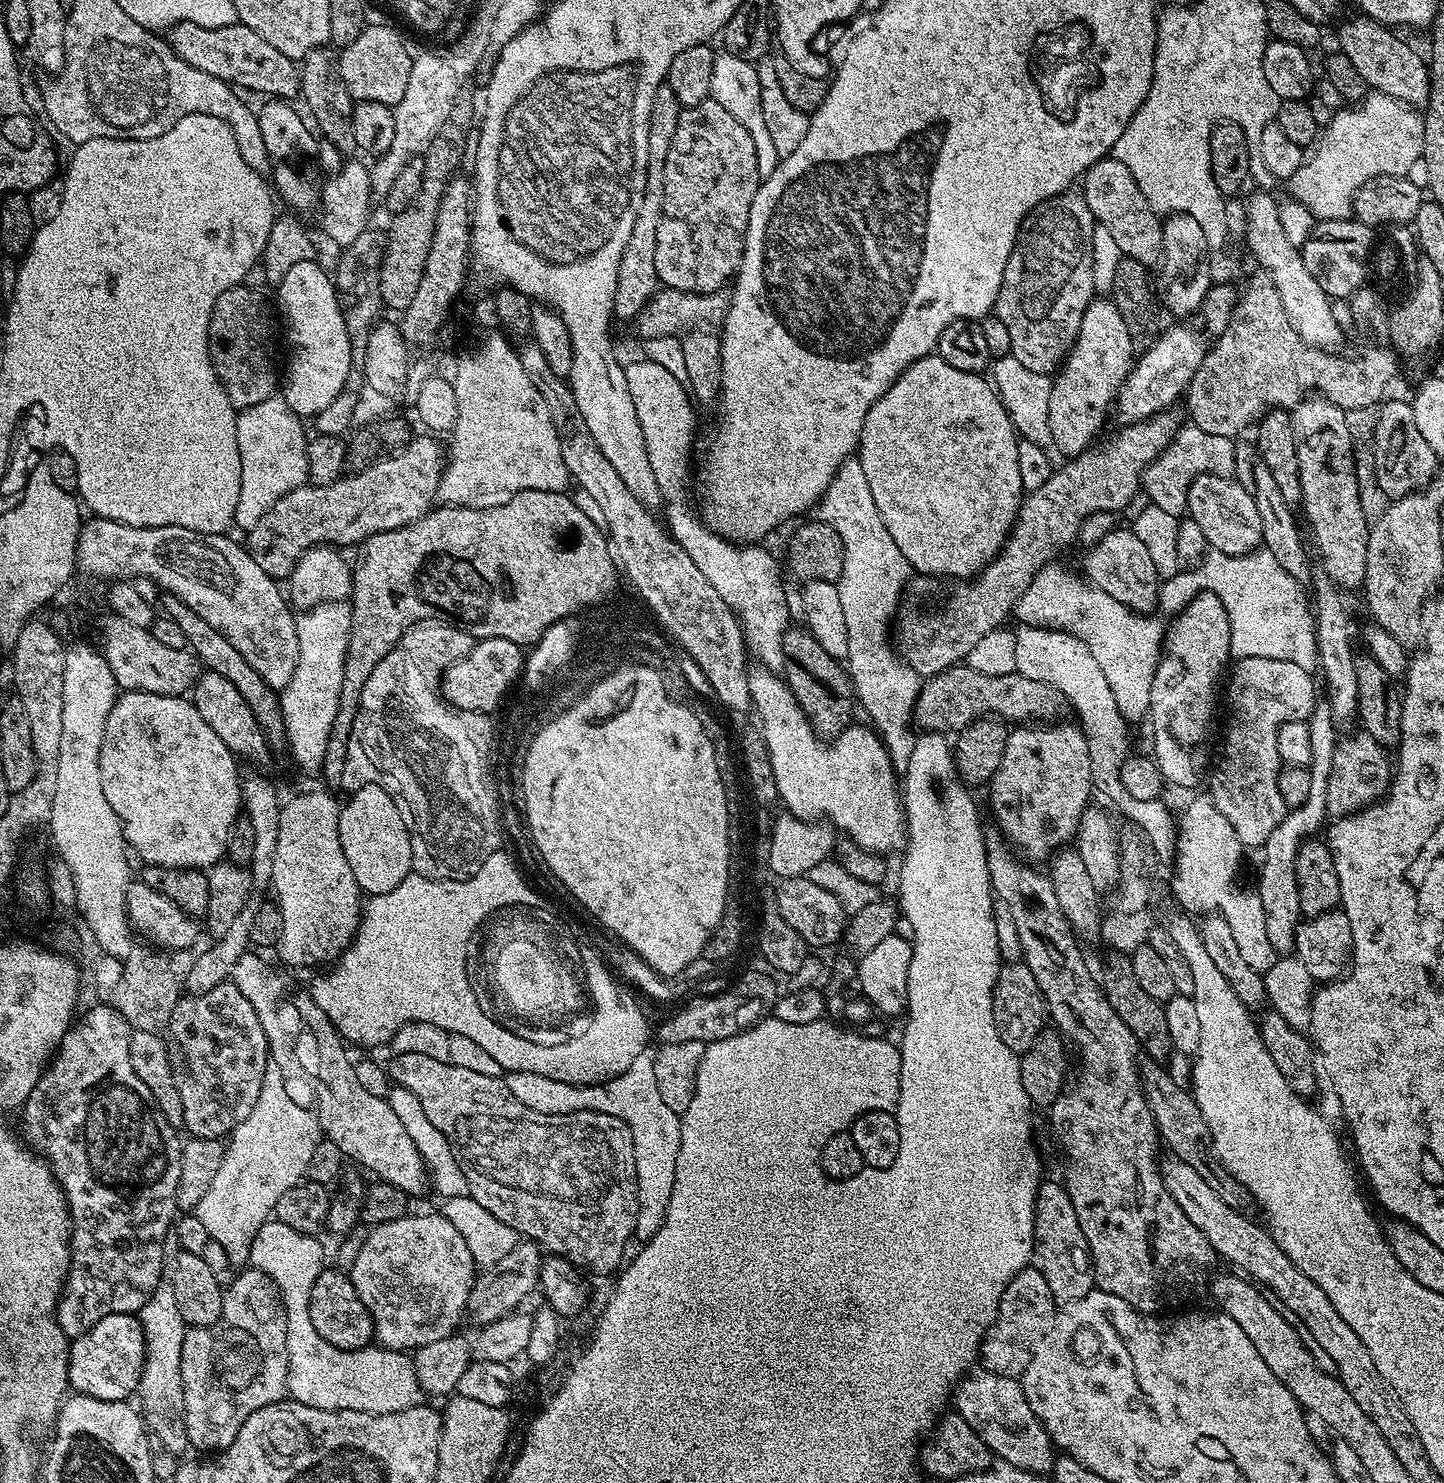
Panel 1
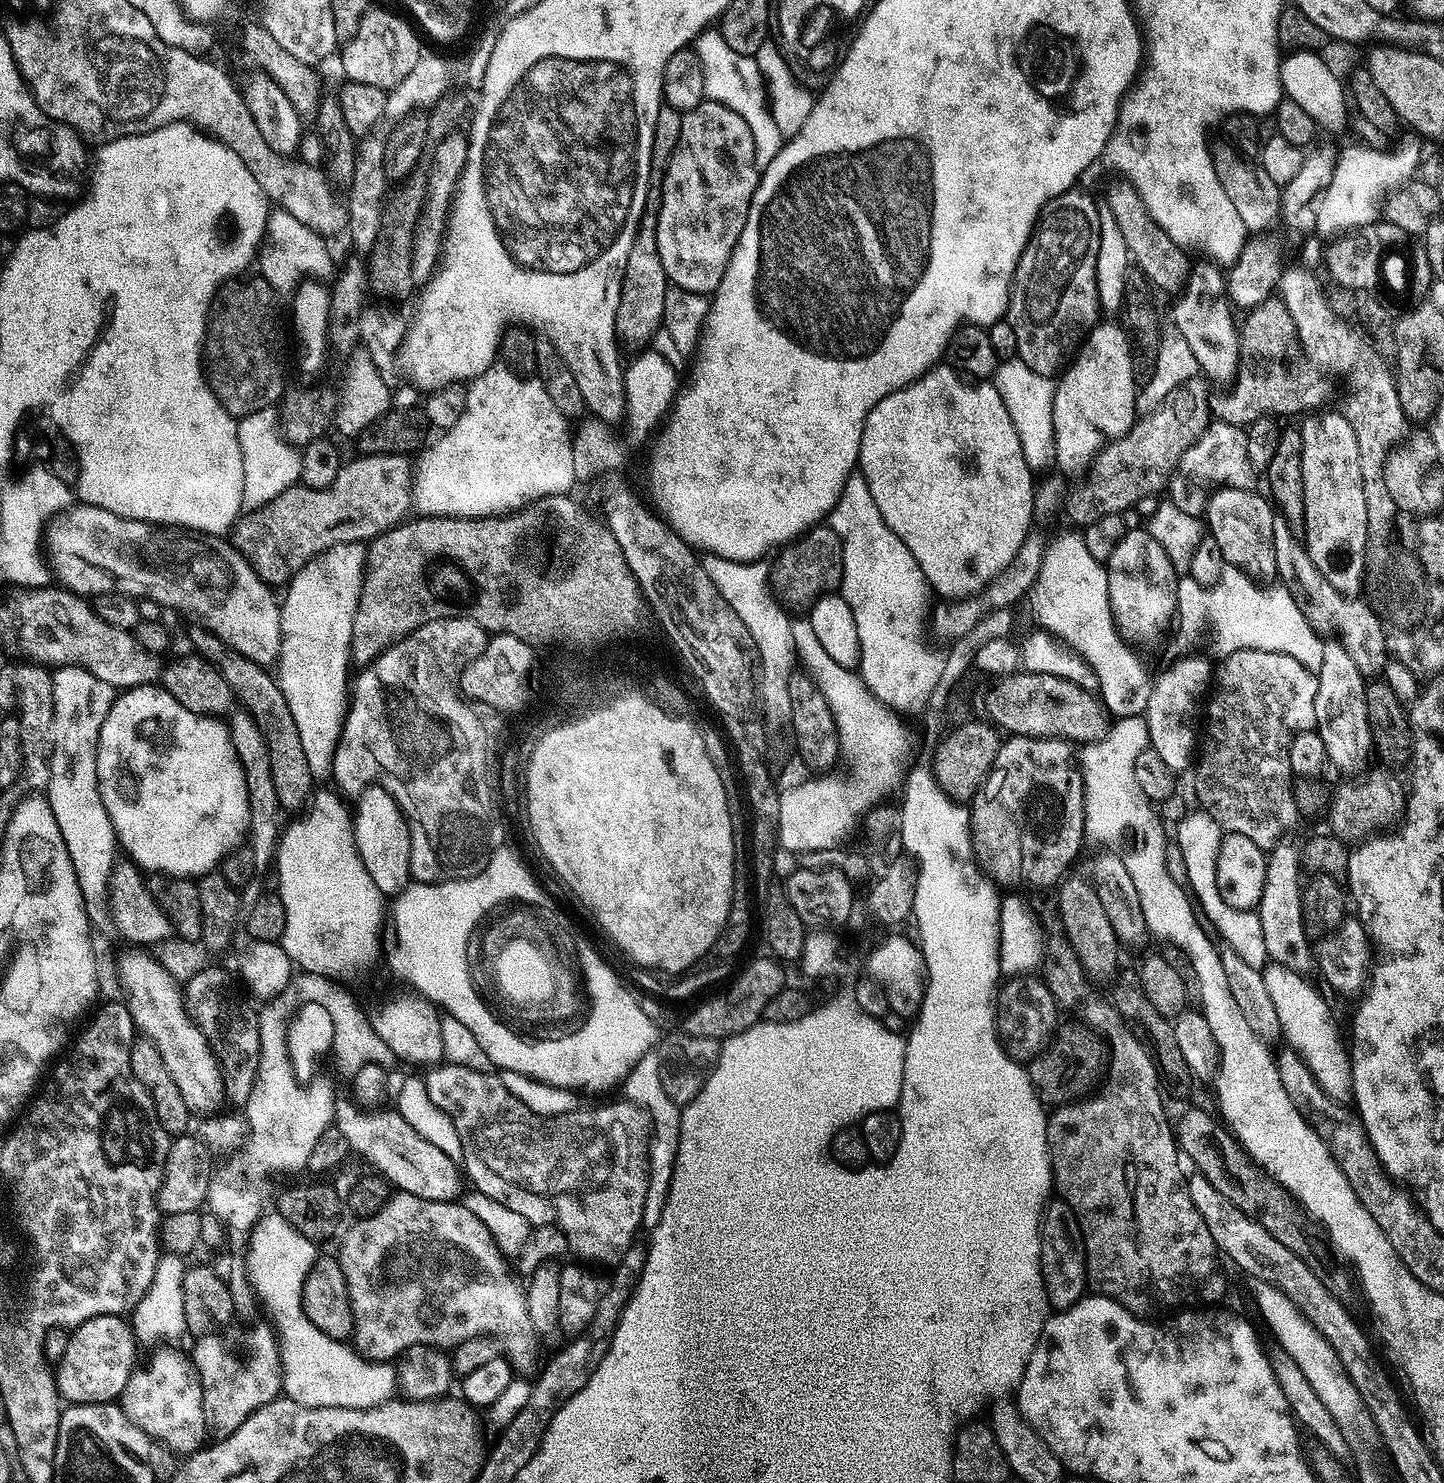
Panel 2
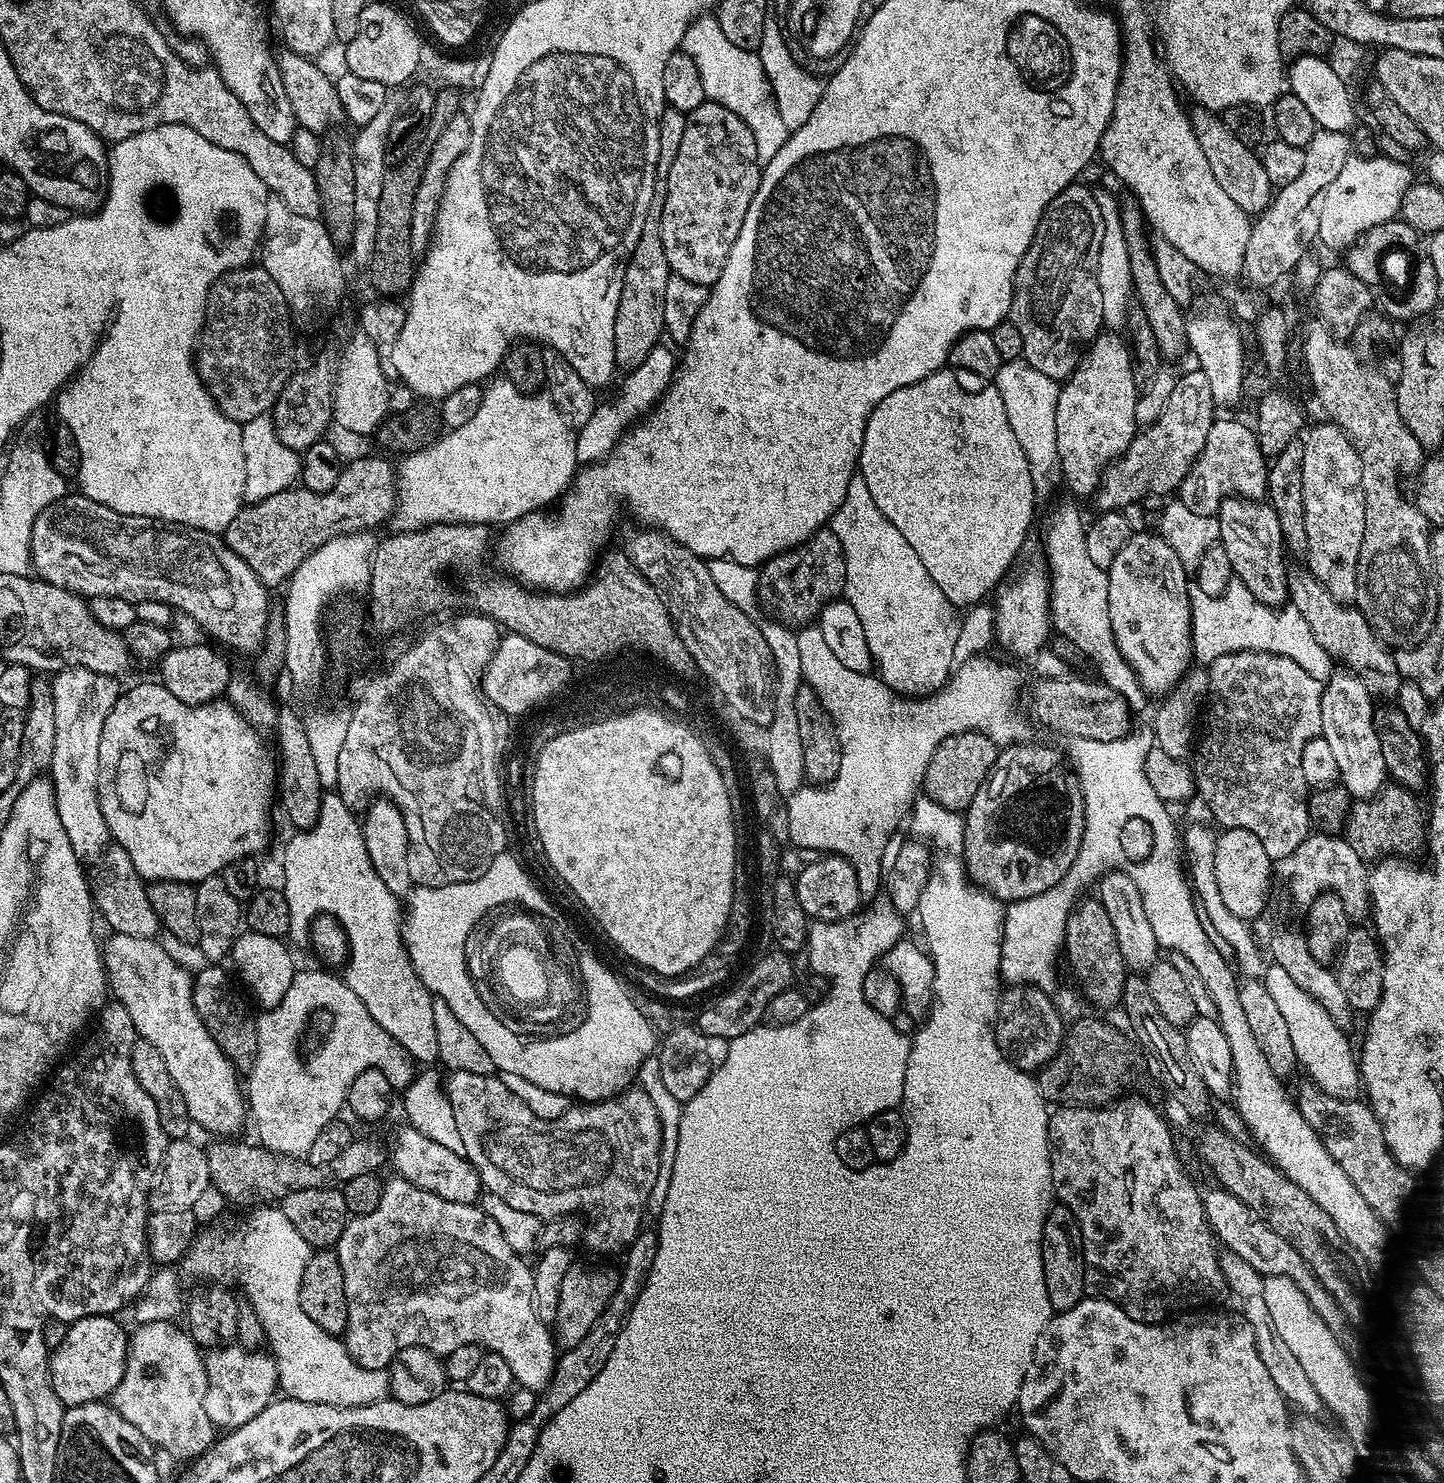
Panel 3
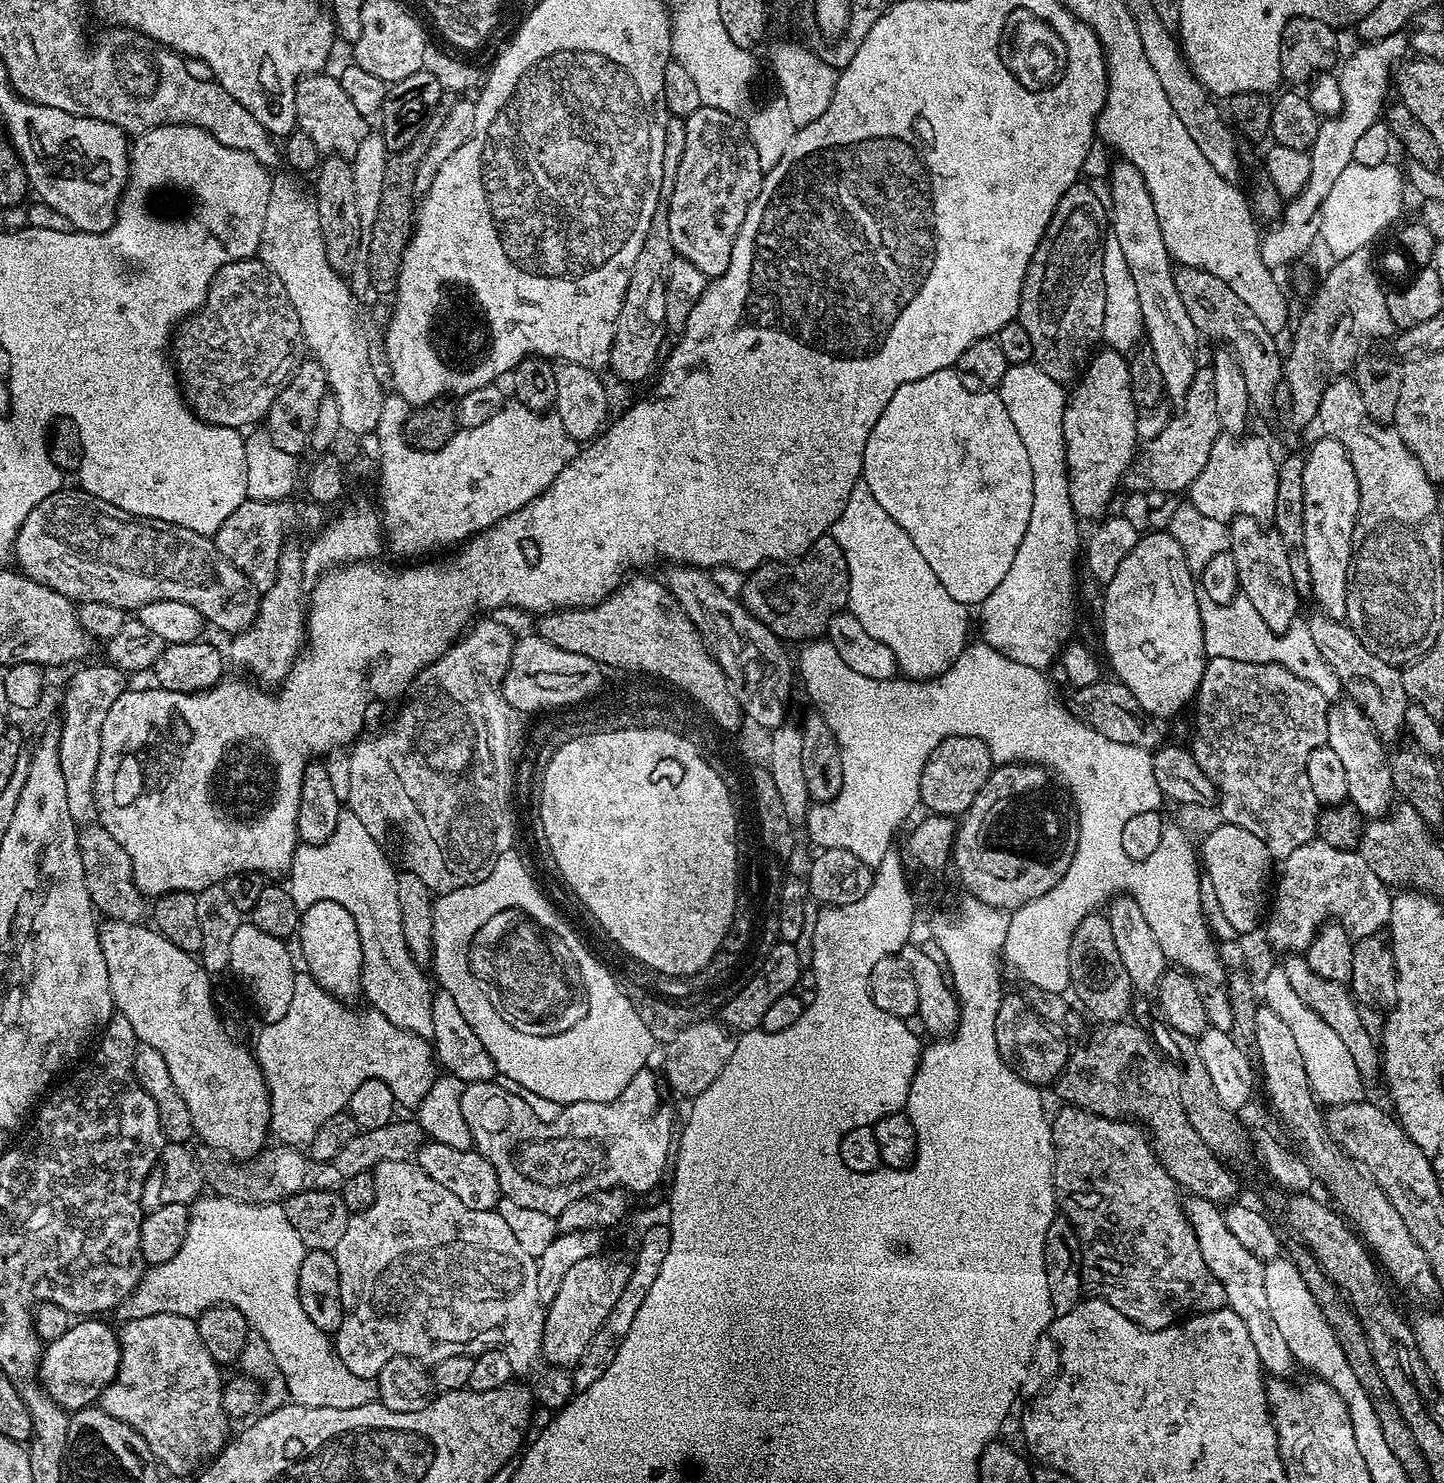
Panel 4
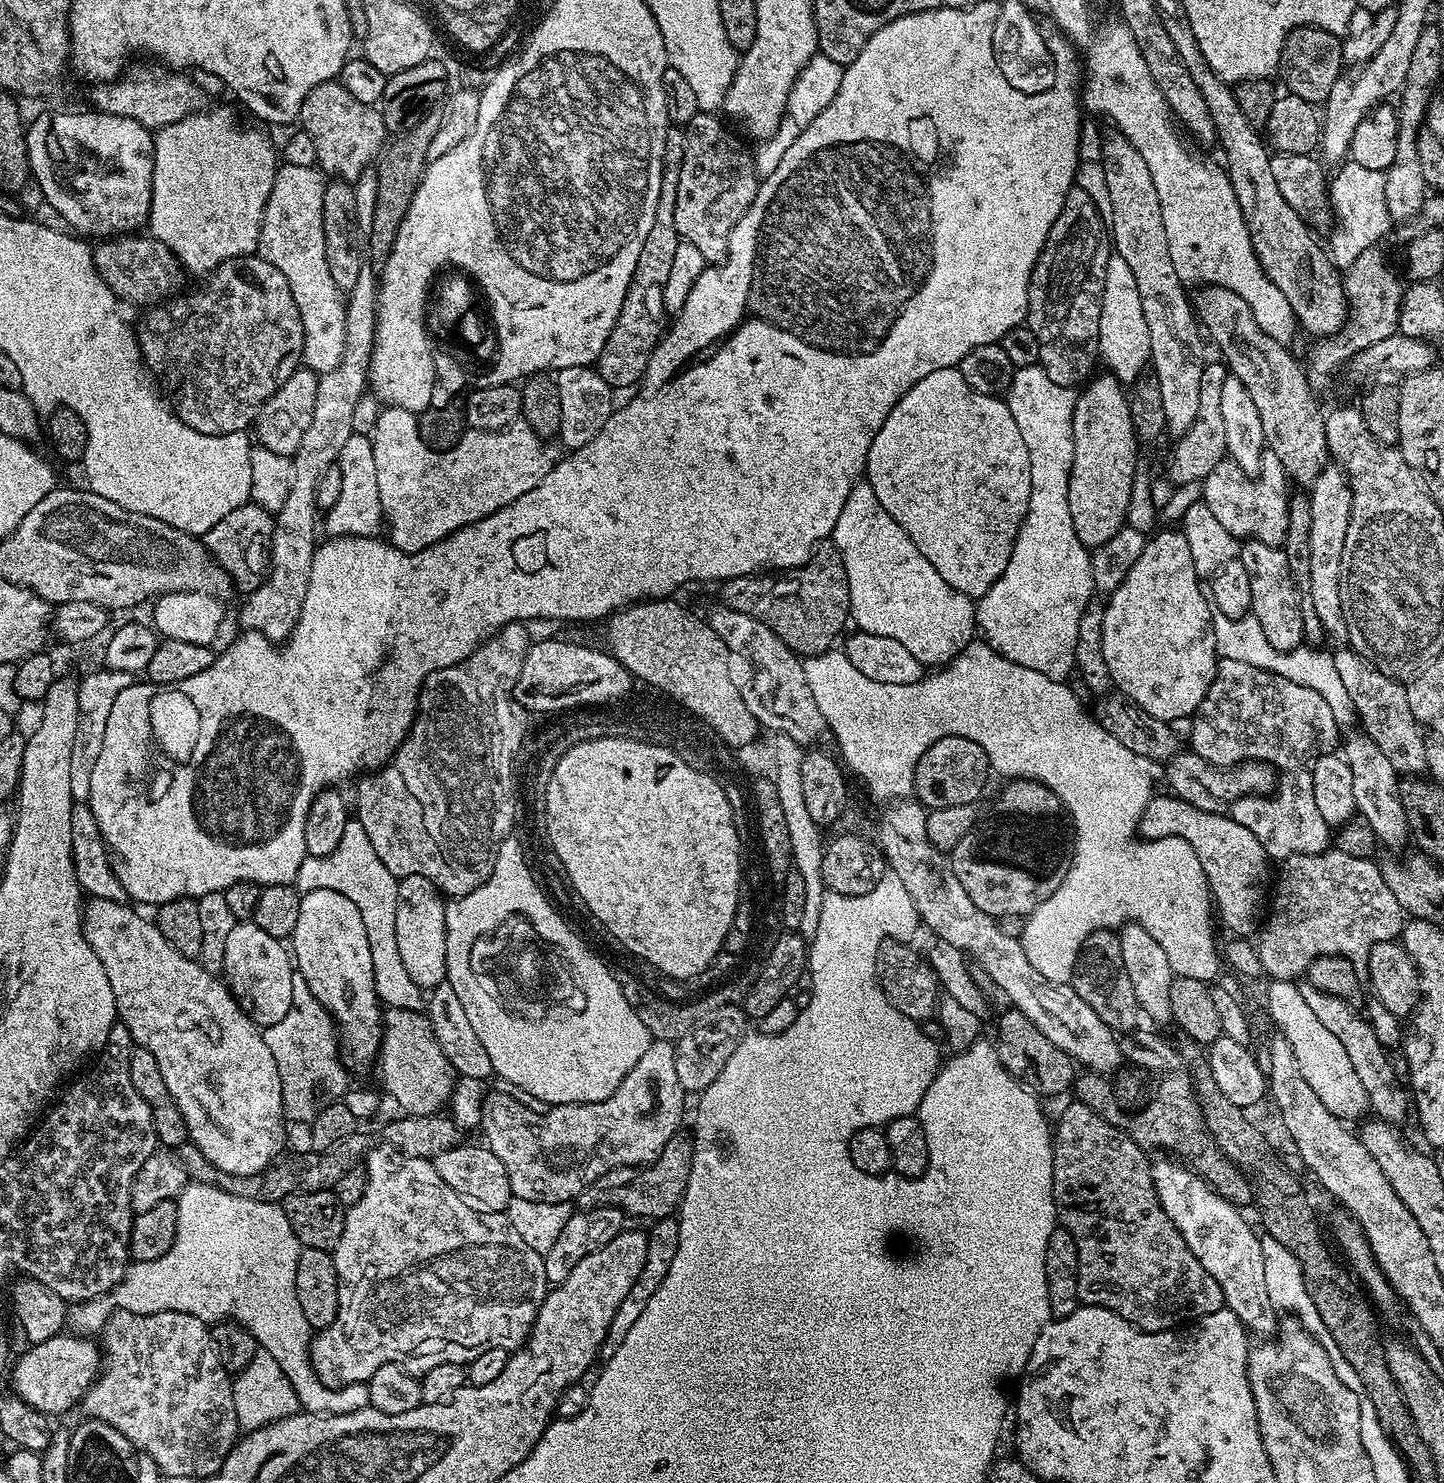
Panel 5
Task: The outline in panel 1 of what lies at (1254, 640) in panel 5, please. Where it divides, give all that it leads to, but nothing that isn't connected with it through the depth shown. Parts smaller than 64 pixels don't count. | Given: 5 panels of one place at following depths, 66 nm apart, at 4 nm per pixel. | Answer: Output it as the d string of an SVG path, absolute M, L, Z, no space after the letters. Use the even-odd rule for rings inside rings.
M1208 550L1204 553L1193 572L1182 570L1177 576L1169 576L1176 588L1196 588L1199 592L1213 592L1226 606L1230 618L1230 650L1236 660L1242 658L1282 658L1294 662L1307 672L1315 673L1318 668L1316 650L1316 626L1310 600L1304 597L1301 581L1296 580L1277 563L1277 559L1265 550L1257 550L1245 556L1231 556Z

